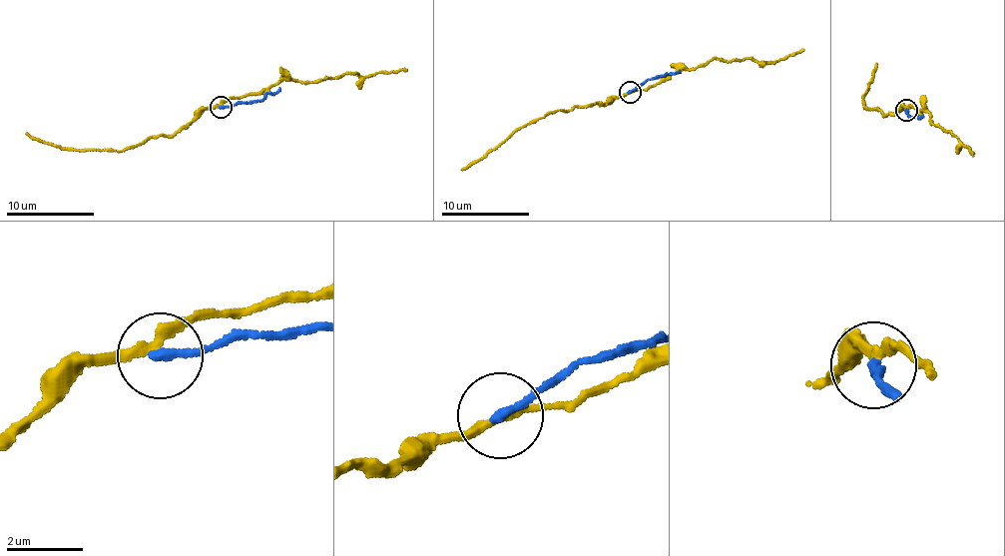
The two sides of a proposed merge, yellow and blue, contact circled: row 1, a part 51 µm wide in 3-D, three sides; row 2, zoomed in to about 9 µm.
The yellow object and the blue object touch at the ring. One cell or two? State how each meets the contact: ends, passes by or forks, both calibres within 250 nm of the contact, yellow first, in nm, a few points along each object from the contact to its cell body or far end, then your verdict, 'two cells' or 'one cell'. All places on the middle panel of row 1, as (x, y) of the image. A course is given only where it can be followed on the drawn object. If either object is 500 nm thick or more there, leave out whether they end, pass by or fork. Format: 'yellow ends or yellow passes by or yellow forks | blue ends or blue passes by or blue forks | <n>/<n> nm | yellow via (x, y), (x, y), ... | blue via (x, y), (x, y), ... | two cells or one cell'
yellow passes by | blue ends | 200/240 nm | yellow via (630, 92), (605, 102), (563, 112), (547, 112), (511, 132), (489, 152), (460, 170) | blue via (630, 92), (648, 80), (678, 72) | two cells

